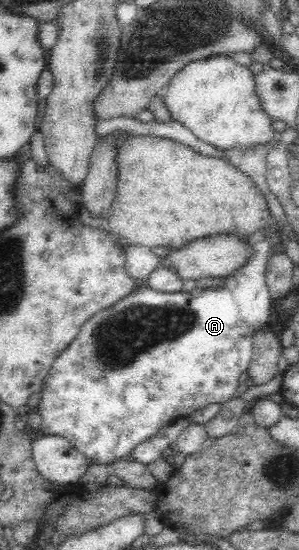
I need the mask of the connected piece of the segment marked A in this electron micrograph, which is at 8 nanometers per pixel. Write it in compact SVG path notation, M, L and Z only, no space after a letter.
M270 223L266 237L255 236L253 241L253 247L255 248L248 265L242 271L238 271L236 275L226 277L225 284L221 286L204 289L196 287L192 291L180 290L177 292L160 291L152 289L150 286L138 286L130 295L120 299L118 303L96 312L96 315L93 315L86 323L83 323L78 332L78 337L72 341L72 345L66 351L60 353L60 357L54 361L52 369L44 378L41 389L42 401L40 401L38 409L35 410L35 413L40 418L38 433L64 437L78 451L81 451L92 464L98 463L111 466L116 460L129 458L136 446L156 435L160 428L176 421L178 417L188 417L188 415L205 408L209 404L224 404L235 398L238 379L240 379L242 373L247 371L252 359L252 336L268 321L268 315L270 315L272 298L264 277L268 257L274 253L274 243L280 242L280 234L278 234L276 226Z

